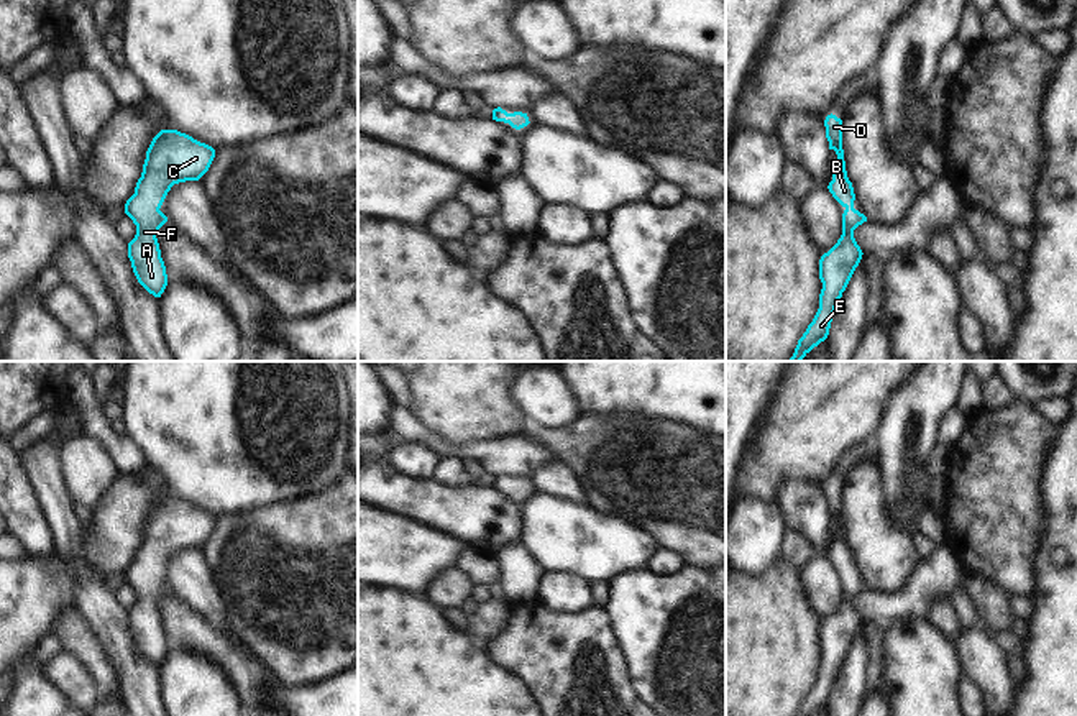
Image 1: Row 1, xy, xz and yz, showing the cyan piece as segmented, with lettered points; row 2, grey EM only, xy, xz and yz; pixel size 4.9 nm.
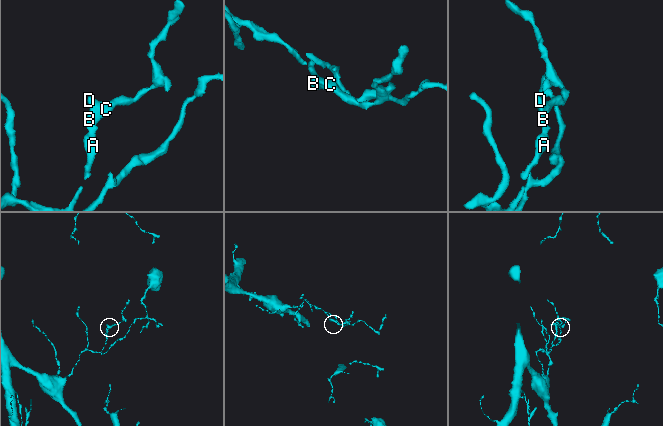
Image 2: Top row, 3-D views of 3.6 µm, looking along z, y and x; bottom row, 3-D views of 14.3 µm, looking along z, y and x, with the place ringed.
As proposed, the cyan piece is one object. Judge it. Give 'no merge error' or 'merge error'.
no merge error

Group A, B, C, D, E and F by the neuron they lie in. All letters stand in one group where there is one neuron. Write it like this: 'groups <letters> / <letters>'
groups A B C D E F

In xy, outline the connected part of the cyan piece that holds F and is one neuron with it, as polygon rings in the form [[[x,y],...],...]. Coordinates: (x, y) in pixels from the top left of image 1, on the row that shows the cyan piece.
[[[161,130],[151,141],[135,194],[125,213],[136,225],[128,258],[138,282],[154,297],[167,286],[158,232],[167,222],[159,210],[174,184],[199,181],[210,168],[215,149],[177,130]]]

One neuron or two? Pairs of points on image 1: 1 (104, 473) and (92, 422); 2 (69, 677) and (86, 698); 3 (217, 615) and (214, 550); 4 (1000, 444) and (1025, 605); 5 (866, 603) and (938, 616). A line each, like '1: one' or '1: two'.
1: two
2: one
3: two
4: two
5: two

